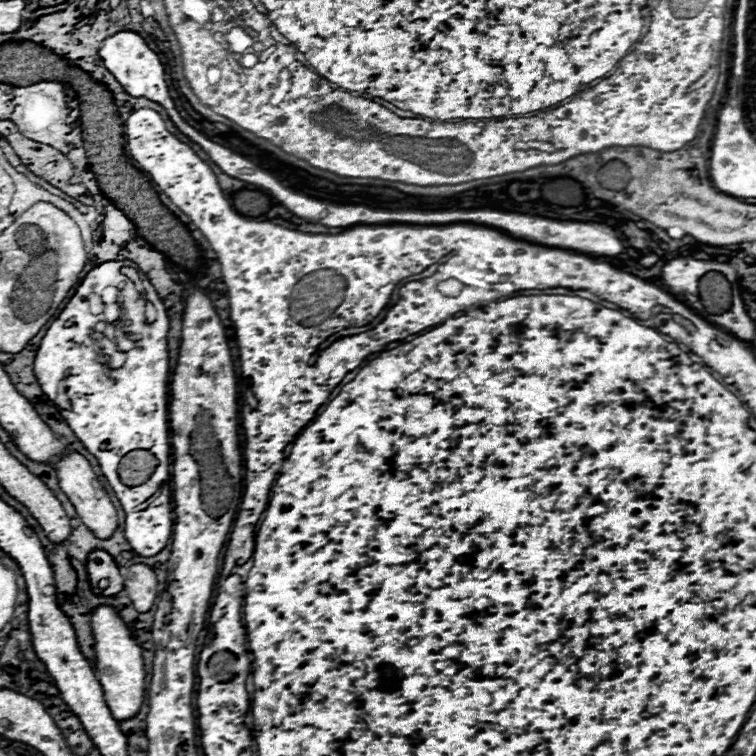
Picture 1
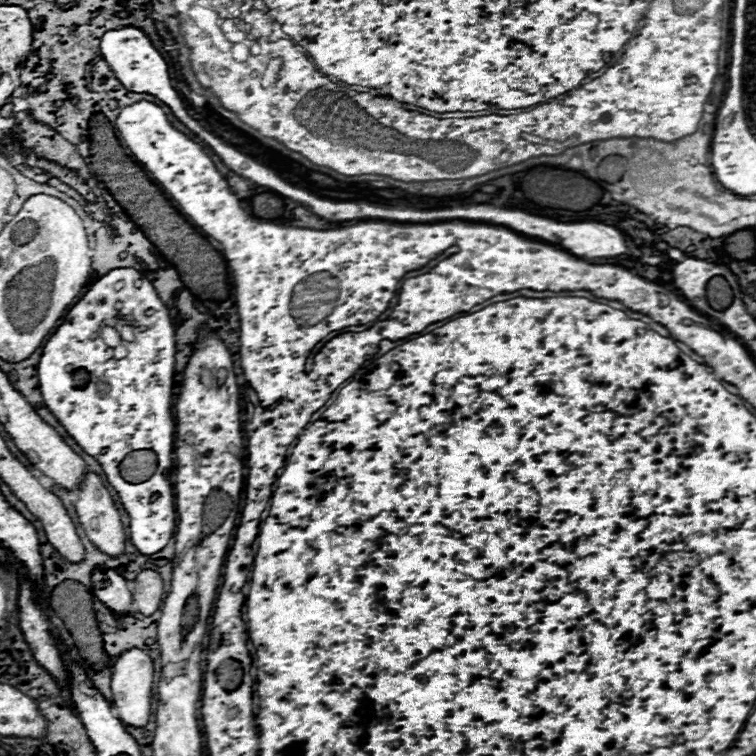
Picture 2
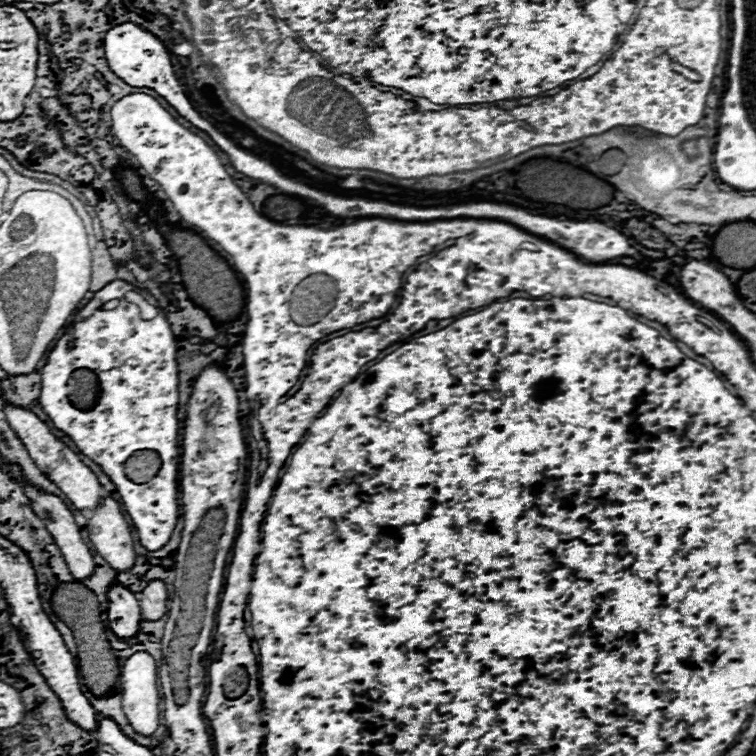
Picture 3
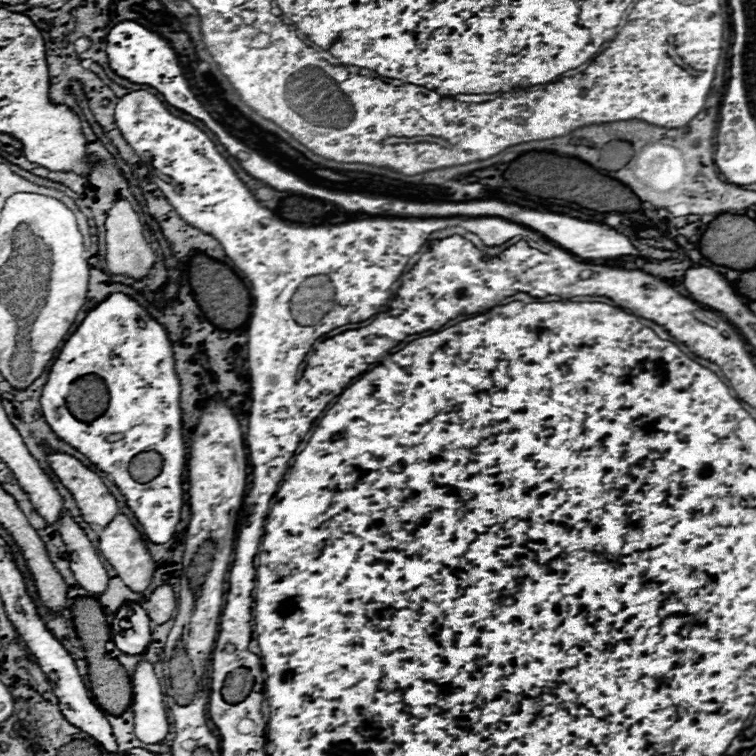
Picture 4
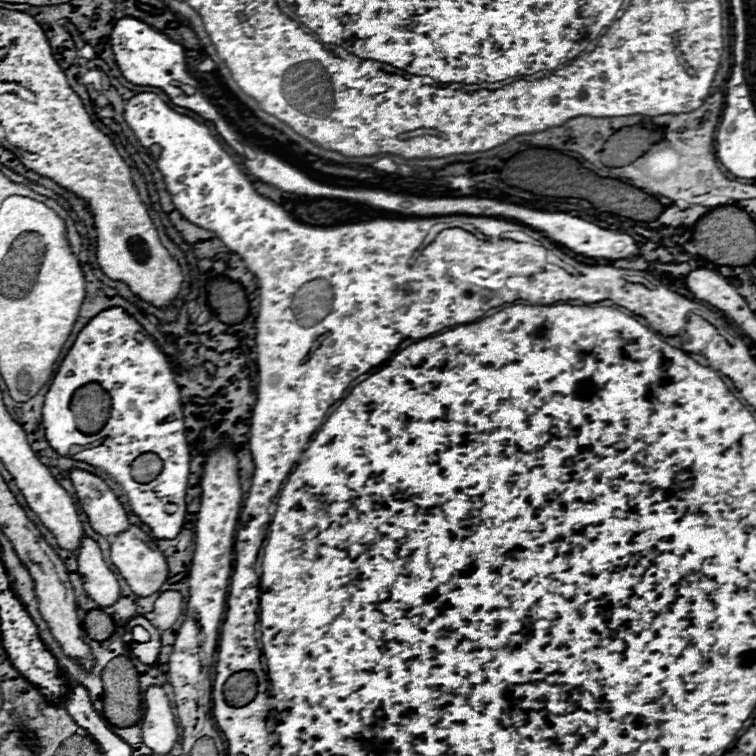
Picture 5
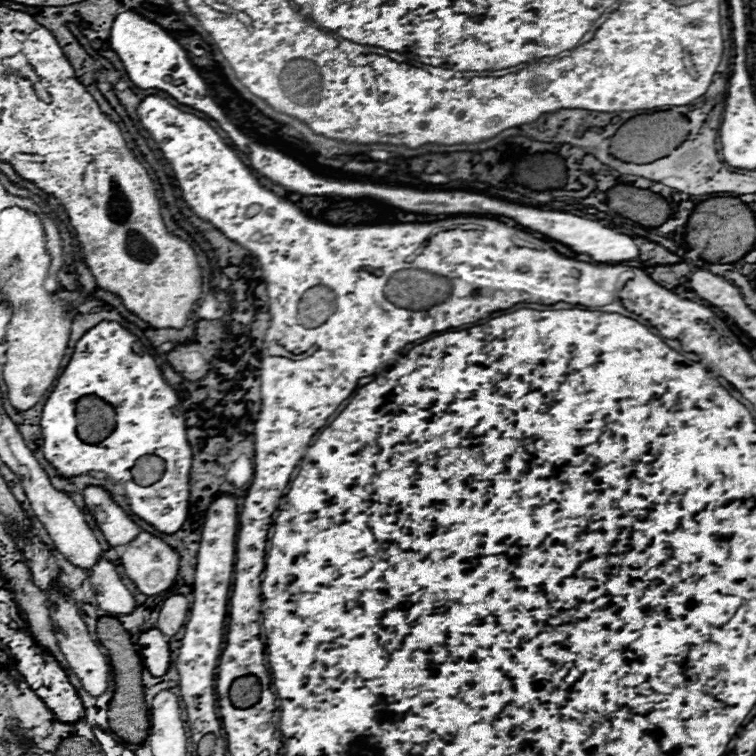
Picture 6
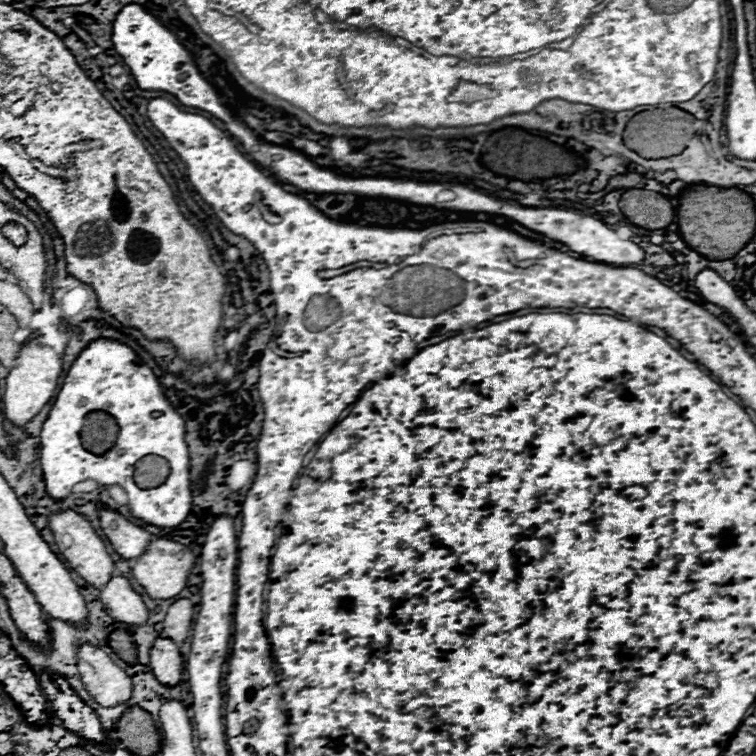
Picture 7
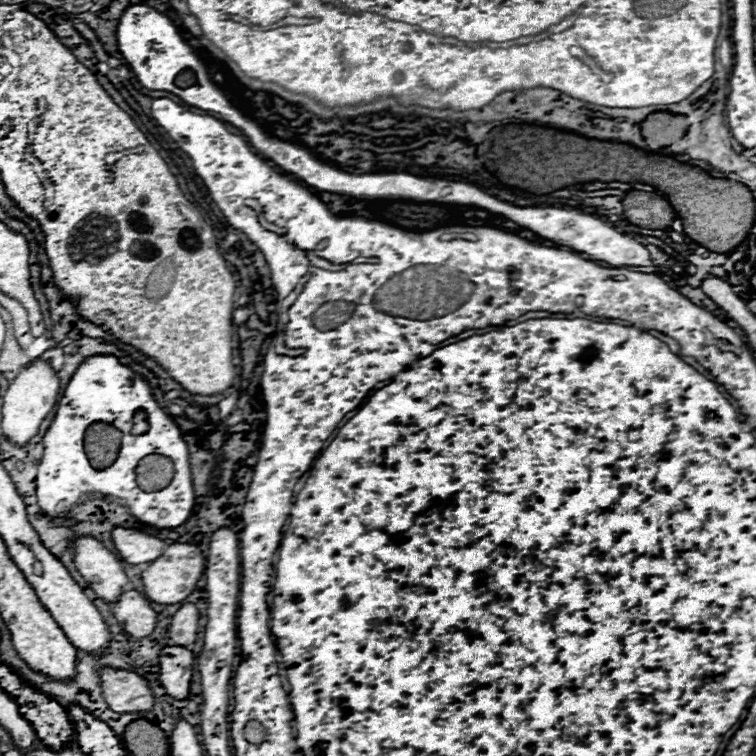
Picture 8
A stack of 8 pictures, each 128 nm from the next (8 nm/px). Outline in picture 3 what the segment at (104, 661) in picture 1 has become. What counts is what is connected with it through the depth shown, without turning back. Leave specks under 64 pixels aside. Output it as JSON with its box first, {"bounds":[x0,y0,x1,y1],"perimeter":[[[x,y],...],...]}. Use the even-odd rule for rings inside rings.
{"bounds":[120,652,160,736],"perimeter":[[[146,652],[132,654],[122,666],[120,688],[122,688],[122,706],[128,722],[138,734],[152,736],[160,726],[160,710],[158,710],[160,692],[158,692],[158,670],[156,670],[154,658]]]}

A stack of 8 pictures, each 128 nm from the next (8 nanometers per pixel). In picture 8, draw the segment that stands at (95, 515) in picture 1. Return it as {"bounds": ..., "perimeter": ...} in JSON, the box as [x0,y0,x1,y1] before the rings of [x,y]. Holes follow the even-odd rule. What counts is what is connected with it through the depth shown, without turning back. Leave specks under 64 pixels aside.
{"bounds":[142,544,204,604],"perimeter":[[[170,544],[164,554],[150,564],[150,568],[142,574],[144,592],[156,604],[180,604],[184,602],[194,590],[196,582],[204,574],[204,554],[198,546],[192,544]]]}

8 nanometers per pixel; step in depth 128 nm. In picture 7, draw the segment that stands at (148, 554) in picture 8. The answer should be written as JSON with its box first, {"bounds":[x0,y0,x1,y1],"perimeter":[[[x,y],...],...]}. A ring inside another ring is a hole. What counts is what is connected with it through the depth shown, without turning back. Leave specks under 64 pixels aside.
{"bounds":[100,508,152,560],"perimeter":[[[100,508],[100,526],[102,526],[106,538],[110,540],[110,544],[114,546],[114,550],[126,560],[142,556],[152,542],[150,532],[134,526],[124,516],[120,516],[118,512],[112,512],[112,510]]]}

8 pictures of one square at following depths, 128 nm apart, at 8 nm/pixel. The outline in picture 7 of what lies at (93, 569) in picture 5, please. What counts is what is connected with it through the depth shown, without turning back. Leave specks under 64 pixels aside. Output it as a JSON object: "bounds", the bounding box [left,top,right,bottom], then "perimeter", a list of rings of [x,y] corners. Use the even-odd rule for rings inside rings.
{"bounds":[100,576,148,626],"perimeter":[[[114,576],[102,590],[100,600],[104,610],[122,624],[128,626],[142,626],[148,622],[148,608],[140,594],[134,592],[130,582],[122,576]]]}

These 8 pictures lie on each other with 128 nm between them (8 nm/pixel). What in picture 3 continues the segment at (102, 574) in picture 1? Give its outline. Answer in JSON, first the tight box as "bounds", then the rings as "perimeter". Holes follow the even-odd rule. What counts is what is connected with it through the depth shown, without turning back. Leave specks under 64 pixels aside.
{"bounds":[106,584,142,640],"perimeter":[[[112,584],[112,588],[108,590],[108,602],[110,604],[106,612],[110,630],[122,640],[134,638],[140,630],[140,620],[142,620],[136,596],[130,594],[124,586]]]}

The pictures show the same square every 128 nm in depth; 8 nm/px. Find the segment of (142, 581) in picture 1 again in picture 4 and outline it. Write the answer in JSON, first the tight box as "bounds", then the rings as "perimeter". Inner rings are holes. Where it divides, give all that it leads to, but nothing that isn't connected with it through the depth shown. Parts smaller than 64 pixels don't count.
{"bounds":[142,584,176,624],"perimeter":[[[164,584],[154,590],[150,600],[142,608],[146,610],[152,624],[166,624],[176,610],[176,594],[168,584]]]}

